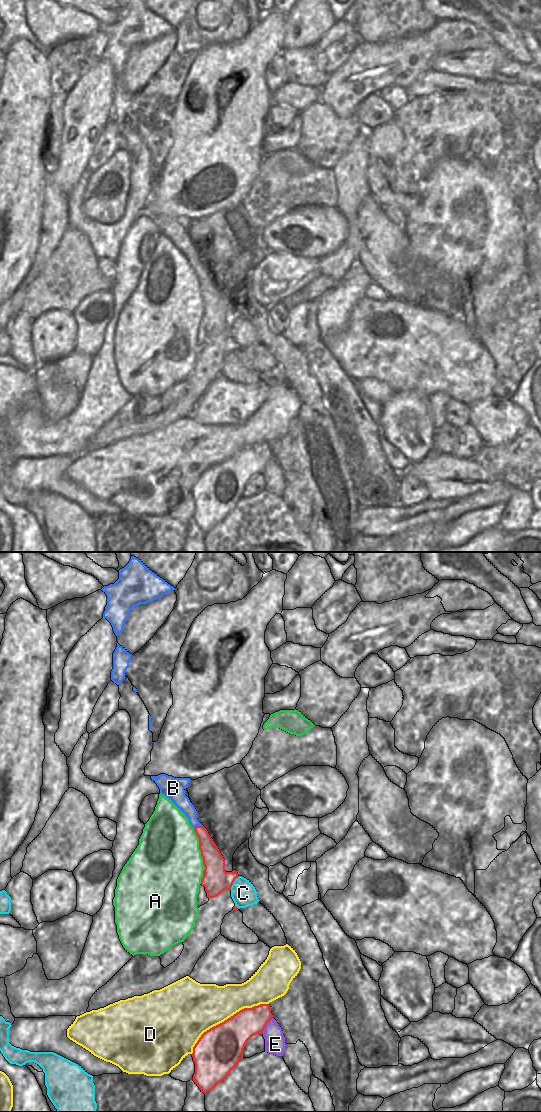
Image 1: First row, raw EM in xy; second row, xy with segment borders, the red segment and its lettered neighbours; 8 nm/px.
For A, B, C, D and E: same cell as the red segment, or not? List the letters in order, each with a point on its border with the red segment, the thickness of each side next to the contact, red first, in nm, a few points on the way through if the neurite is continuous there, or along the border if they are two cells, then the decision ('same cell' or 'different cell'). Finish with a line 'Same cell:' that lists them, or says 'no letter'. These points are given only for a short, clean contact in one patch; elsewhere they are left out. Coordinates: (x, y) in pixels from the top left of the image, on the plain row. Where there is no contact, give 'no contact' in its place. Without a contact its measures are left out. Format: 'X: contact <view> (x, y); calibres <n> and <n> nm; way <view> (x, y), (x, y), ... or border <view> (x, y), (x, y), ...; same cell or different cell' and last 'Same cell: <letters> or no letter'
A: contact xy (201, 296); calibres 220 and 500 nm; different cell
B: contact xy (197, 266); calibres 150 and 120 nm; border xy (202, 265), (193, 267); different cell
C: contact xy (233, 322); calibres 220 and 200 nm; different cell
D: contact xy (225, 460); calibres 360 and 380 nm; different cell
E: contact xy (266, 464); calibres 240 and 160 nm; different cell
Same cell: no letter

